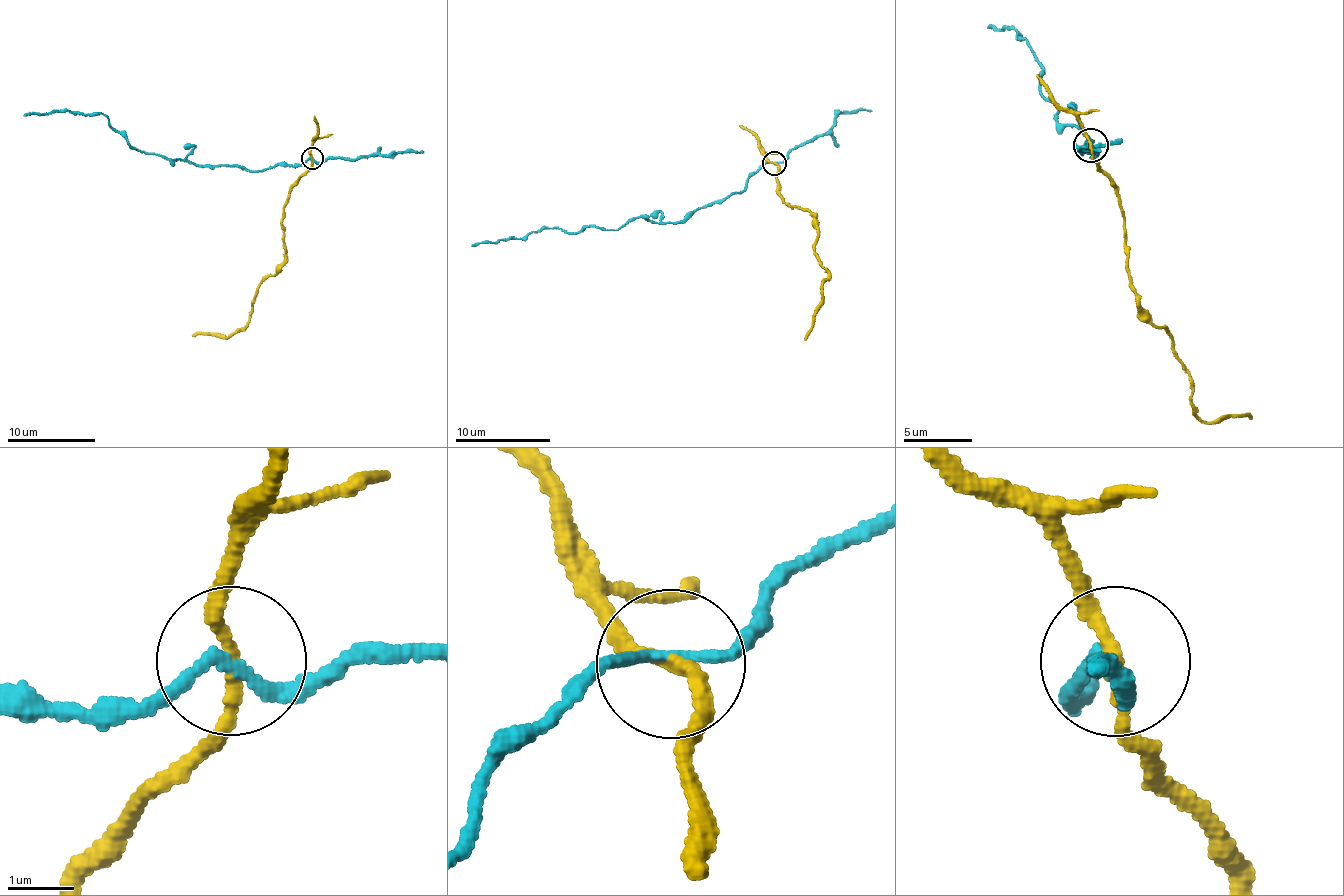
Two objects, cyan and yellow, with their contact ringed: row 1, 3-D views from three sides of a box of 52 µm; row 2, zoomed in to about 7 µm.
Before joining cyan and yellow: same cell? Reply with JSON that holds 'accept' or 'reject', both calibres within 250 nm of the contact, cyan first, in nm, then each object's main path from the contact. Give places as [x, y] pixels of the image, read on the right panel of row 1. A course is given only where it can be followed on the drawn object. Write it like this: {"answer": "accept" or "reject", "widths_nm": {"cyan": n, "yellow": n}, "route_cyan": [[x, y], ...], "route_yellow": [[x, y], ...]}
{"answer": "reject", "widths_nm": {"cyan": 160, "yellow": 200}, "route_cyan": [[1089, 144], [1080, 148], [1096, 157], [1090, 138], [1054, 119], [1060, 107], [1026, 40], [989, 29]], "route_yellow": [[1089, 144], [1115, 192], [1125, 221], [1134, 300], [1164, 328], [1189, 373], [1190, 397], [1203, 421], [1252, 419]]}

